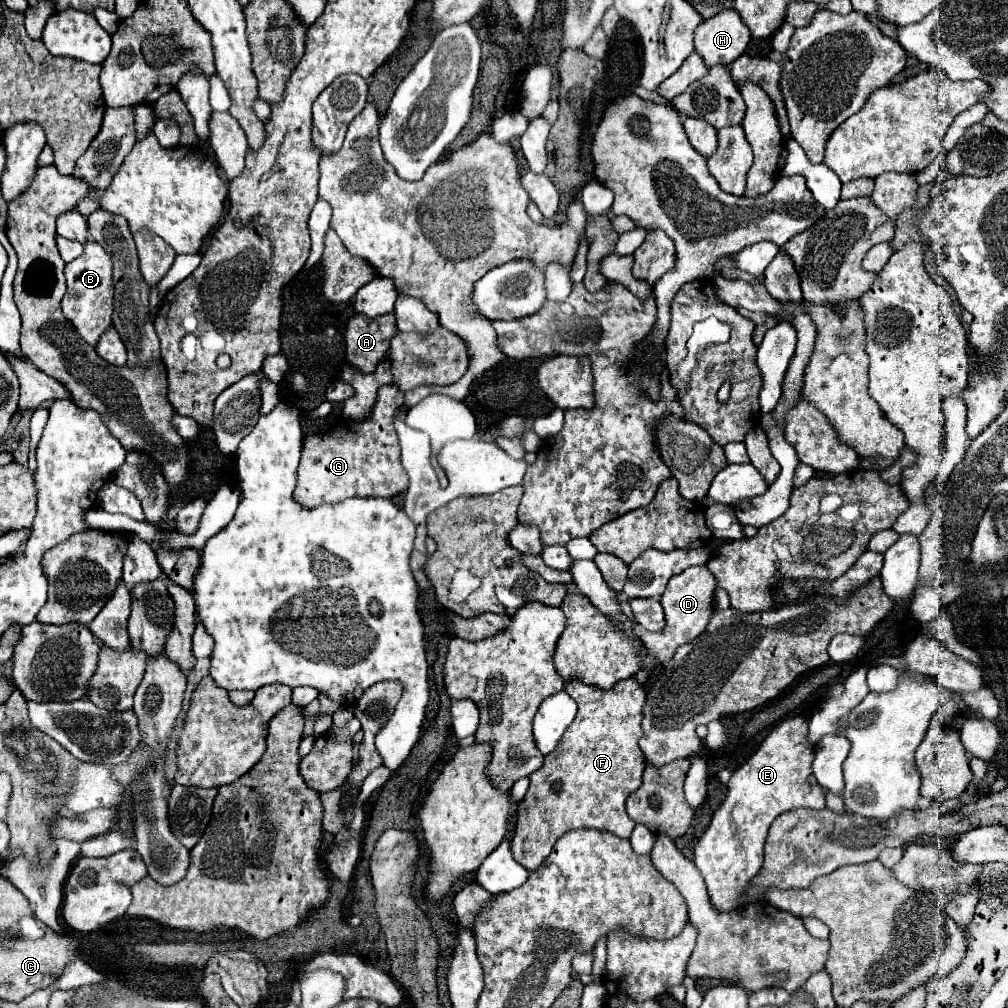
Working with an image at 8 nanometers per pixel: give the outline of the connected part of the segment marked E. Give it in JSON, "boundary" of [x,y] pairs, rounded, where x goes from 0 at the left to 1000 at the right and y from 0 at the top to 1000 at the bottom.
{"boundary":[[[789,709],[775,715],[763,727],[753,745],[723,773],[719,795],[707,807],[705,818],[689,838],[688,856],[699,872],[705,898],[711,904],[721,906],[731,902],[735,892],[743,886],[745,872],[757,860],[757,838],[769,811],[791,801],[818,801],[816,783],[801,777],[809,751],[809,741],[801,737],[801,719],[801,709]]]}

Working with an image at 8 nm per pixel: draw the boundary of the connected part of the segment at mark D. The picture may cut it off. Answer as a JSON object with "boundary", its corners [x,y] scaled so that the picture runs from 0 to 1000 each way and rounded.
{"boundary":[[[701,561],[684,563],[664,574],[662,584],[656,592],[656,600],[660,604],[660,614],[662,614],[660,624],[656,628],[634,626],[634,634],[640,638],[640,642],[644,644],[644,650],[648,650],[652,660],[662,658],[668,652],[672,642],[688,636],[689,632],[693,632],[699,626],[699,622],[705,614],[705,608],[709,606],[709,602],[707,602],[709,582],[711,582],[711,576],[709,576],[707,568],[701,564]]]}

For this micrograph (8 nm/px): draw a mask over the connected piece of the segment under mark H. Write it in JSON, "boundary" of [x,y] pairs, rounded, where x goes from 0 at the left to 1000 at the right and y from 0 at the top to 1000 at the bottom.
{"boundary":[[[729,9],[723,11],[715,11],[709,17],[697,21],[691,29],[689,29],[689,51],[699,59],[701,66],[707,64],[725,64],[741,47],[741,43],[745,41],[745,33],[743,27],[735,21],[733,13]]]}

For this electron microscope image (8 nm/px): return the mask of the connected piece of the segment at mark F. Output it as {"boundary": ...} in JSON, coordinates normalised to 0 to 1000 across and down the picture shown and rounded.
{"boundary":[[[624,672],[608,684],[596,686],[570,674],[561,678],[561,686],[574,701],[572,709],[551,745],[541,749],[539,761],[527,767],[527,779],[515,807],[517,814],[507,832],[507,846],[523,864],[531,864],[545,850],[553,832],[566,822],[594,822],[624,832],[630,820],[620,805],[620,793],[636,779],[640,763],[640,751],[632,739],[638,727],[638,682]]]}

